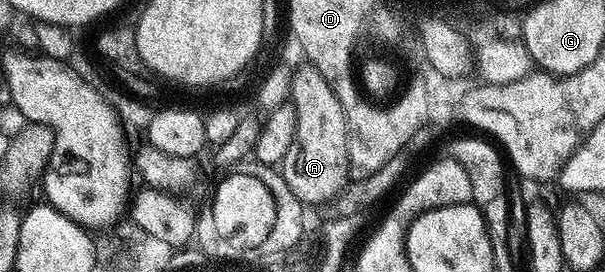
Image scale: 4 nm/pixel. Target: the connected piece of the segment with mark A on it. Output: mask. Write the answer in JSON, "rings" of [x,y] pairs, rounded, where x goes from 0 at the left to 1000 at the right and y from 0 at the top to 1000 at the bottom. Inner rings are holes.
{"rings":[[[501,232],[481,272],[478,382],[491,415],[491,489],[464,610],[471,673],[502,757],[527,754],[532,739],[552,743],[574,676],[580,621],[574,581],[570,408],[564,379],[557,379],[557,349],[537,276],[511,232]]]}

